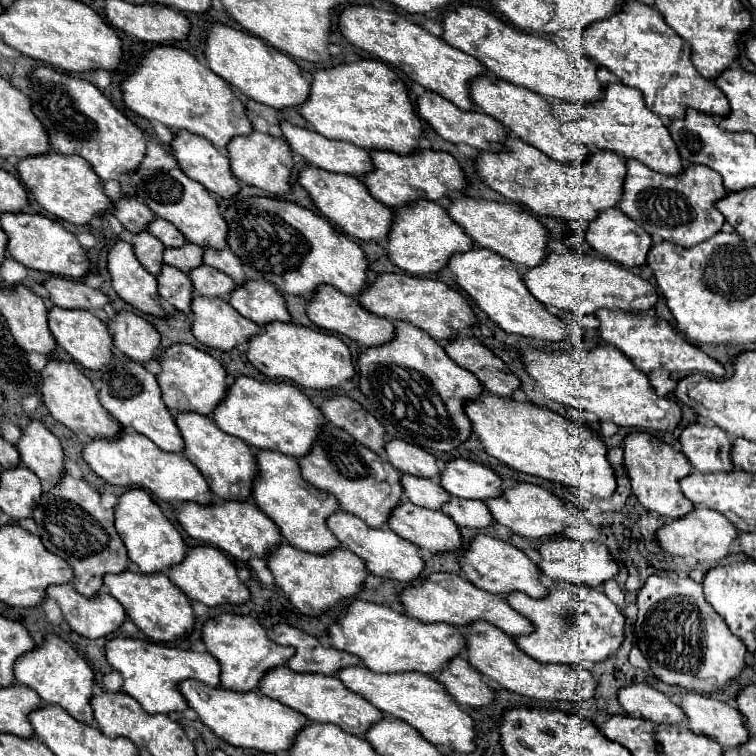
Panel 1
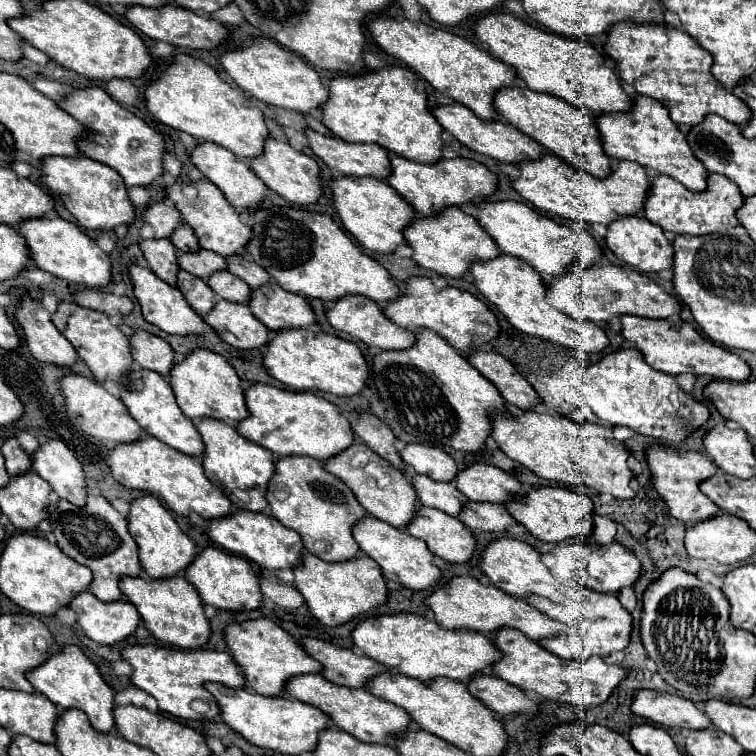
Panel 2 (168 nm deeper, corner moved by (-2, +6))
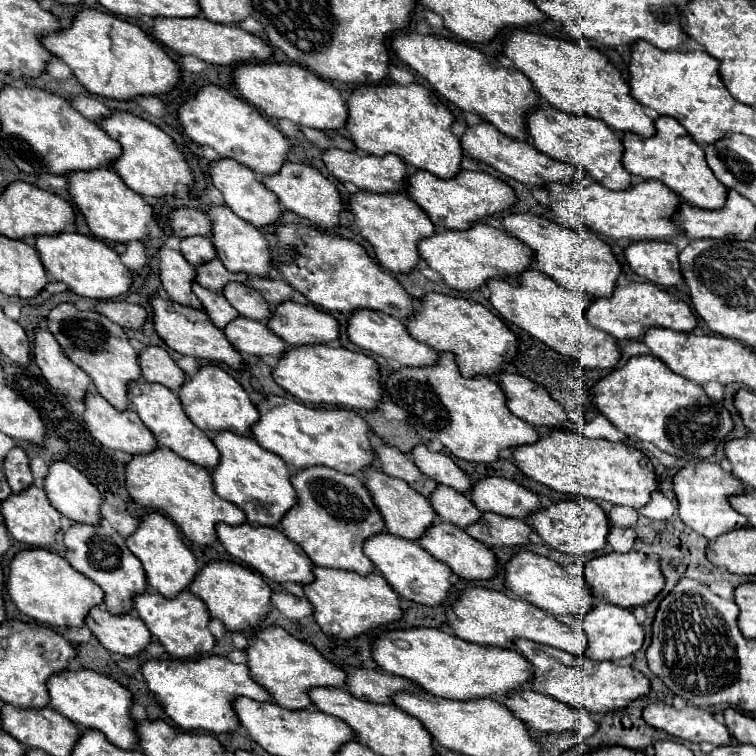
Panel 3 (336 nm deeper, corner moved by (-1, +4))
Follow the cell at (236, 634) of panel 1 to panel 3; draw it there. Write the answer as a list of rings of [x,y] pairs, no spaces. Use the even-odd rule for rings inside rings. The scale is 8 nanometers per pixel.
[[[268,626],[264,630],[258,630],[254,634],[254,644],[246,648],[246,654],[250,676],[266,688],[274,704],[288,710],[302,710],[312,706],[306,692],[314,686],[344,686],[346,674],[342,668],[328,662],[314,646],[300,642],[280,626]]]

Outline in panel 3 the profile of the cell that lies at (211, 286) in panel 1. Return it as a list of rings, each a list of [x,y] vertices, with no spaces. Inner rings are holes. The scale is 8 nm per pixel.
[[[232,282],[232,284],[224,286],[222,294],[230,302],[230,306],[238,310],[240,316],[248,316],[248,318],[260,320],[260,322],[266,322],[270,318],[270,306],[260,296],[258,290],[246,286],[242,282]]]

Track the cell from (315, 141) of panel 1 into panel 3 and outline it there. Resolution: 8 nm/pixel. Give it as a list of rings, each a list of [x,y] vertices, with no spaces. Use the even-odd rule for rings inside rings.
[[[328,150],[322,152],[322,160],[332,176],[336,176],[342,182],[352,182],[360,190],[370,192],[398,192],[406,188],[406,176],[408,166],[398,158],[396,154],[384,154],[384,156],[372,156],[372,154],[358,154],[358,152],[346,152],[346,150]]]

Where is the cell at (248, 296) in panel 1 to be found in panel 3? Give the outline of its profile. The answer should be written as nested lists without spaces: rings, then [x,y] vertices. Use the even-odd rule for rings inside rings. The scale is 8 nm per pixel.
[[[294,300],[274,306],[266,326],[288,346],[326,344],[338,338],[338,322],[330,314],[312,304],[304,306]]]

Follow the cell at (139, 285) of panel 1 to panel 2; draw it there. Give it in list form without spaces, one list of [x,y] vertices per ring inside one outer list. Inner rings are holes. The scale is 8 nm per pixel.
[[[133,264],[129,268],[131,272],[131,280],[135,286],[135,296],[141,304],[143,310],[143,318],[151,324],[155,324],[159,330],[167,332],[167,334],[175,334],[175,336],[201,336],[201,334],[215,334],[213,328],[201,320],[201,316],[189,306],[189,302],[185,300],[185,296],[181,294],[179,288],[167,286],[167,282],[163,282],[161,278],[157,278],[149,268],[143,268],[139,264]]]

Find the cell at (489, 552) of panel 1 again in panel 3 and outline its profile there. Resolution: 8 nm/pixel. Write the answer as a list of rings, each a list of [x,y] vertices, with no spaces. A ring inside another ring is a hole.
[[[520,550],[520,552],[512,554],[512,558],[506,562],[504,586],[508,590],[512,590],[518,598],[522,598],[554,616],[562,616],[562,614],[586,616],[594,602],[594,596],[590,594],[588,582],[584,577],[583,564],[577,564],[577,578],[574,578],[574,576],[566,574],[556,562],[552,562],[540,554],[528,552],[528,550]]]

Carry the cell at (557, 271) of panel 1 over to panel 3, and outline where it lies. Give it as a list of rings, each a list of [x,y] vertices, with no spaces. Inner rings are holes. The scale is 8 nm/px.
[[[628,282],[616,284],[610,298],[594,298],[586,310],[586,318],[592,326],[612,334],[618,340],[638,340],[646,328],[660,326],[680,332],[690,332],[696,328],[696,316],[692,314],[690,306],[678,300],[668,290],[654,286],[652,282]]]

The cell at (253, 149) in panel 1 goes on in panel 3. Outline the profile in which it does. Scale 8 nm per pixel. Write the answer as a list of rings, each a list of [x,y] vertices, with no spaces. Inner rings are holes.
[[[286,160],[280,172],[272,176],[262,176],[262,184],[272,190],[284,208],[296,212],[302,218],[308,218],[312,224],[320,228],[334,228],[338,224],[338,214],[342,212],[342,200],[338,196],[336,186],[326,180],[314,166],[306,162],[290,162]]]

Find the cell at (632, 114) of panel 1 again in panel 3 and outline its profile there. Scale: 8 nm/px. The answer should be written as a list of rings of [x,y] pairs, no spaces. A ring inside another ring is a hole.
[[[658,116],[654,120],[654,128],[656,128],[656,134],[652,134],[650,138],[624,132],[624,138],[622,138],[624,168],[634,176],[642,176],[644,180],[650,180],[650,178],[660,180],[692,206],[706,208],[706,210],[722,208],[728,188],[716,180],[716,176],[712,174],[712,170],[704,160],[702,148],[692,140],[692,136],[672,116]]]

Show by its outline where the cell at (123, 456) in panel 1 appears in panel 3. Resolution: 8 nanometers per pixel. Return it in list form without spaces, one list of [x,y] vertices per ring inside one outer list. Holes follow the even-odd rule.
[[[158,446],[150,454],[132,456],[132,460],[126,464],[124,476],[126,490],[134,502],[138,502],[144,508],[152,508],[166,514],[172,522],[180,526],[184,536],[198,546],[208,546],[216,540],[214,526],[218,522],[242,524],[246,520],[244,512],[238,506],[222,500],[214,492],[210,470],[180,458],[176,452],[164,446]]]

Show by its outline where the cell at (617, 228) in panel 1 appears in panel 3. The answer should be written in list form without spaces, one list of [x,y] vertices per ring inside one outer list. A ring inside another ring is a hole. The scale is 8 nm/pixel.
[[[642,240],[630,242],[624,248],[624,256],[630,268],[658,286],[678,286],[682,284],[678,248],[664,240]]]

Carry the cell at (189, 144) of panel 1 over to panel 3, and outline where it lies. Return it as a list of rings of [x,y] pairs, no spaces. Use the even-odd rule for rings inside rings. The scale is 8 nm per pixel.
[[[220,158],[210,164],[210,178],[212,178],[212,184],[222,192],[222,196],[224,196],[226,204],[232,208],[232,212],[236,216],[240,216],[242,220],[250,222],[252,226],[264,228],[264,226],[274,224],[280,218],[282,208],[278,204],[278,198],[264,184],[258,182],[256,174],[248,166],[238,164],[236,160],[230,160],[230,158]]]

